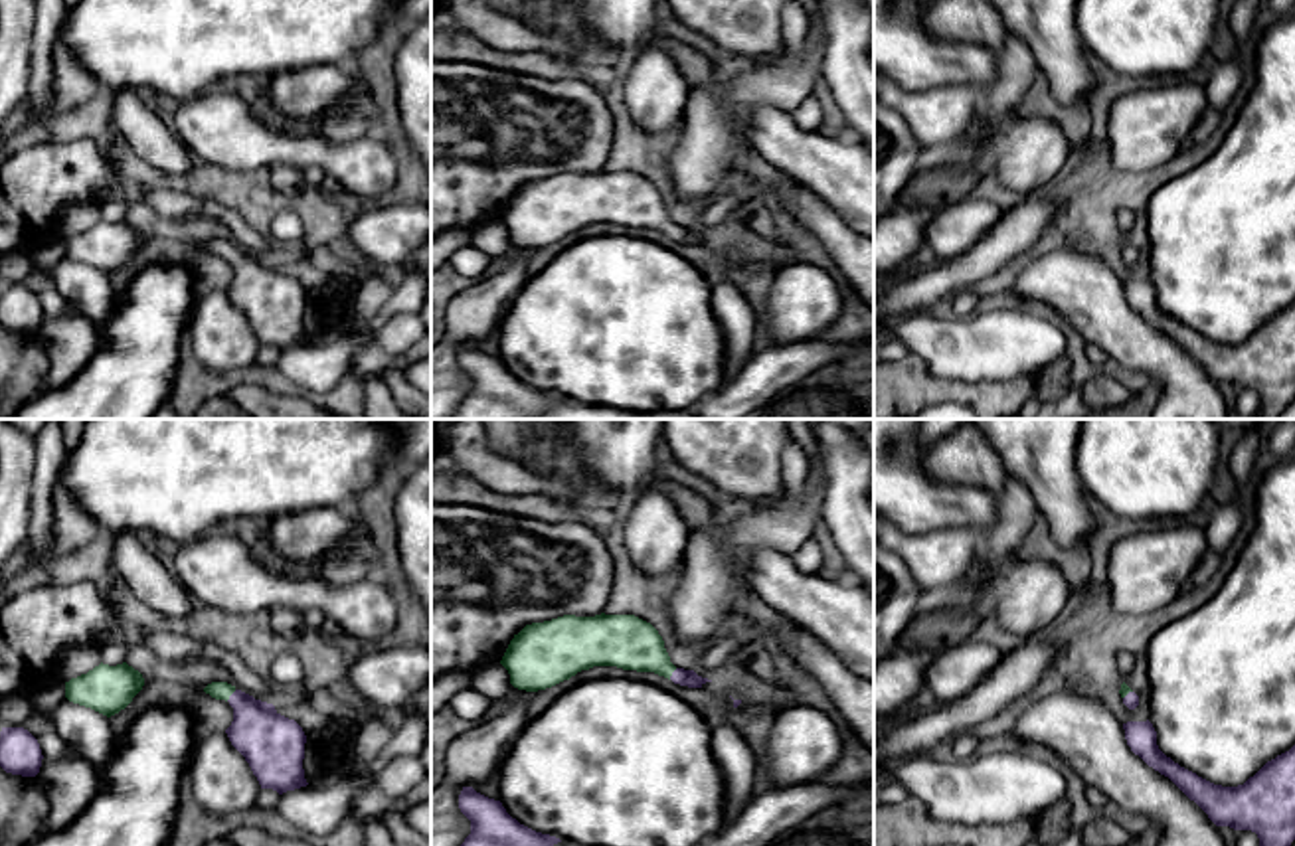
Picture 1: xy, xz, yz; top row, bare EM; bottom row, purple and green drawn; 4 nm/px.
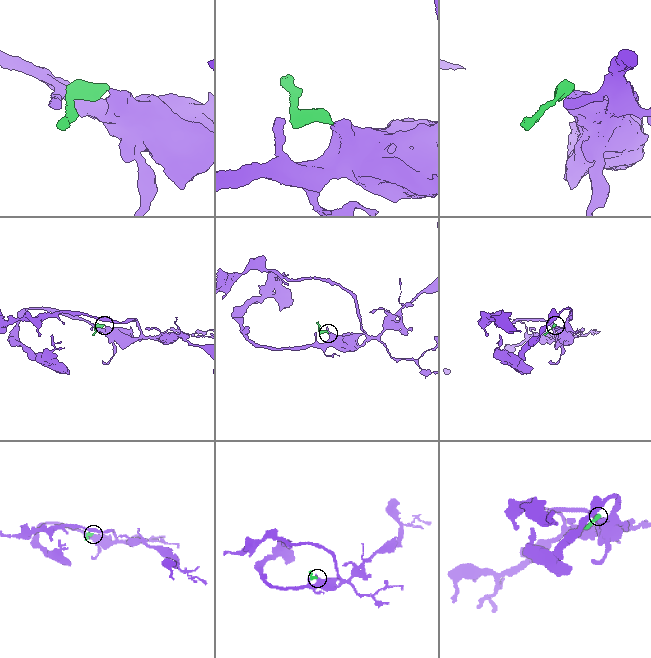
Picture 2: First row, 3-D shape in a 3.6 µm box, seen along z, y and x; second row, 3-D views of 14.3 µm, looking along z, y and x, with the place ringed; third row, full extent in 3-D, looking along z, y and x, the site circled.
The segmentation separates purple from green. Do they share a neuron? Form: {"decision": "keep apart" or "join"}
{"decision": "join"}

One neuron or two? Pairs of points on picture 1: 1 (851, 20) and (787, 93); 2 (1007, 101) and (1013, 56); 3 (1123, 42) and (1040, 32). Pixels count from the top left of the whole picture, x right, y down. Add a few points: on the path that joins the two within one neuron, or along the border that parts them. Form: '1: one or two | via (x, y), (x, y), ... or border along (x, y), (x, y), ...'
1: two | border along (827, 20), (827, 50), (821, 76)
2: one | via (1011, 89), (1013, 68)
3: two | border along (1076, 20), (1084, 48), (1090, 54)

